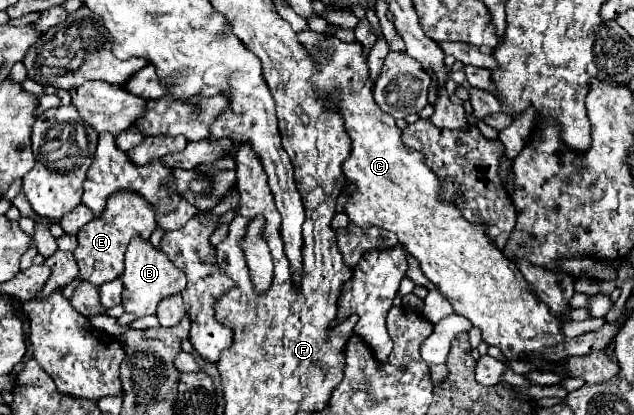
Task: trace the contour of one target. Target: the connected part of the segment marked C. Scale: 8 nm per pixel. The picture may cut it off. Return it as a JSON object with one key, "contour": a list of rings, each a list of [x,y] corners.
{"contour":[[[312,30],[300,32],[298,36],[300,42],[308,46],[310,56],[322,62],[322,70],[312,76],[318,94],[328,100],[332,90],[340,90],[338,108],[344,116],[346,132],[352,138],[352,152],[344,162],[344,172],[348,182],[358,186],[344,208],[348,218],[360,228],[380,226],[392,230],[406,252],[420,262],[424,276],[448,298],[454,312],[470,318],[470,322],[482,330],[482,340],[488,346],[500,348],[508,362],[526,360],[540,372],[558,368],[558,374],[582,378],[586,384],[612,380],[618,374],[618,366],[602,350],[568,358],[566,364],[554,364],[538,356],[544,348],[556,348],[556,344],[564,342],[562,322],[550,314],[526,278],[522,278],[518,266],[510,262],[486,234],[486,224],[468,222],[452,198],[442,198],[444,182],[426,166],[422,152],[402,142],[402,130],[394,124],[394,118],[384,114],[374,102],[368,66],[362,58],[362,44],[348,44],[332,34]]]}

